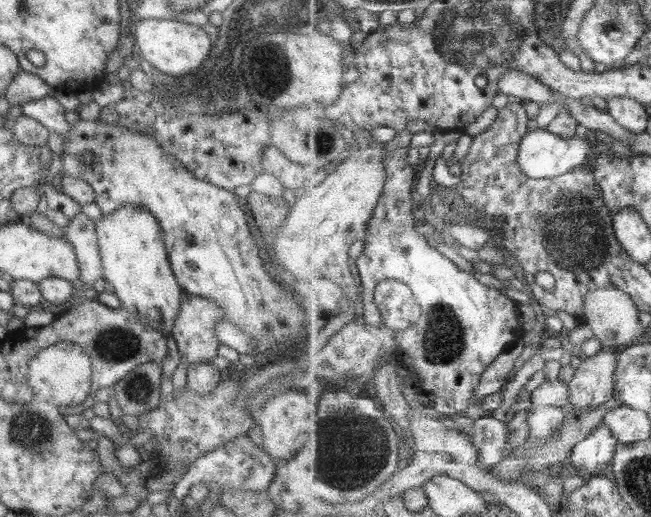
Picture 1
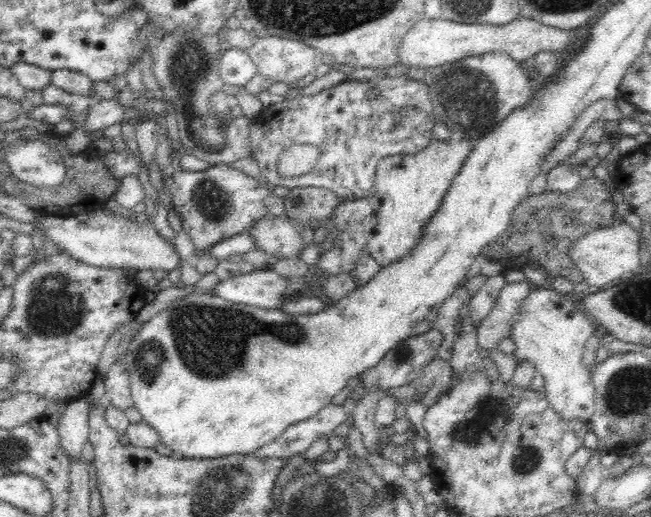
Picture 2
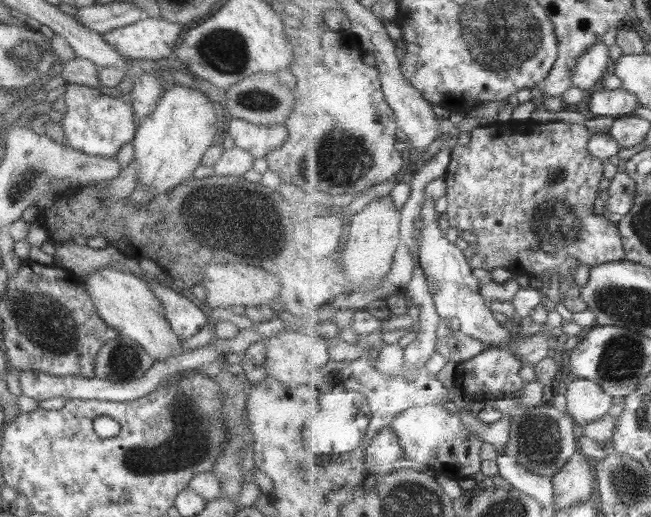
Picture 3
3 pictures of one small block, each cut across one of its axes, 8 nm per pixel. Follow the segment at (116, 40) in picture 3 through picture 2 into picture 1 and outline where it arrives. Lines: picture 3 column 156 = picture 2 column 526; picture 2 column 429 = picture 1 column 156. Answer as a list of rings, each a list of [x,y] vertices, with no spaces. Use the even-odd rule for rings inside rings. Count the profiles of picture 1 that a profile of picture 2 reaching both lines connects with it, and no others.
[[[140,19],[132,26],[132,34],[143,59],[173,77],[196,72],[196,68],[200,68],[208,58],[213,44],[201,27],[174,19]]]

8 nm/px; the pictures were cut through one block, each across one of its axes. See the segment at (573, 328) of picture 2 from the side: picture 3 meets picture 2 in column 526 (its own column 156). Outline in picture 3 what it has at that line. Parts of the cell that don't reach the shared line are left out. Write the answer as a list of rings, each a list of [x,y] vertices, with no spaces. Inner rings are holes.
[[[105,267],[83,279],[100,318],[120,335],[134,339],[154,361],[166,360],[184,351],[183,340],[172,330],[158,294],[152,292],[144,277]]]

